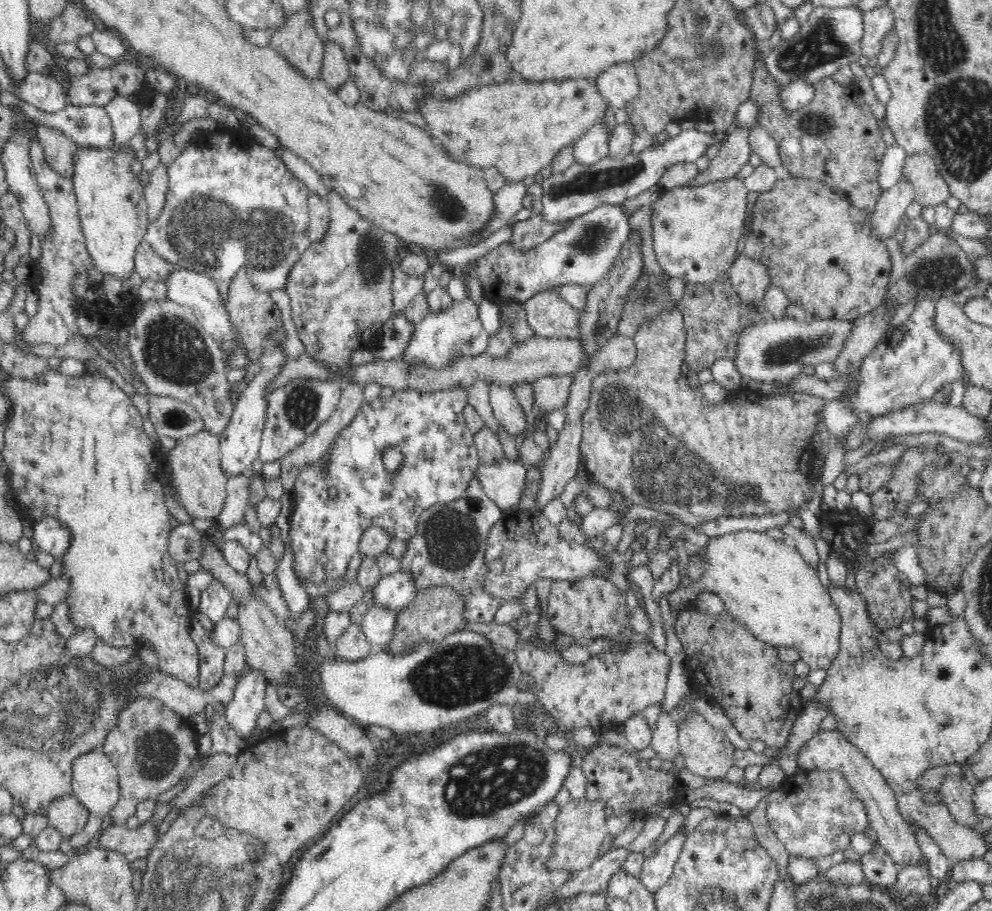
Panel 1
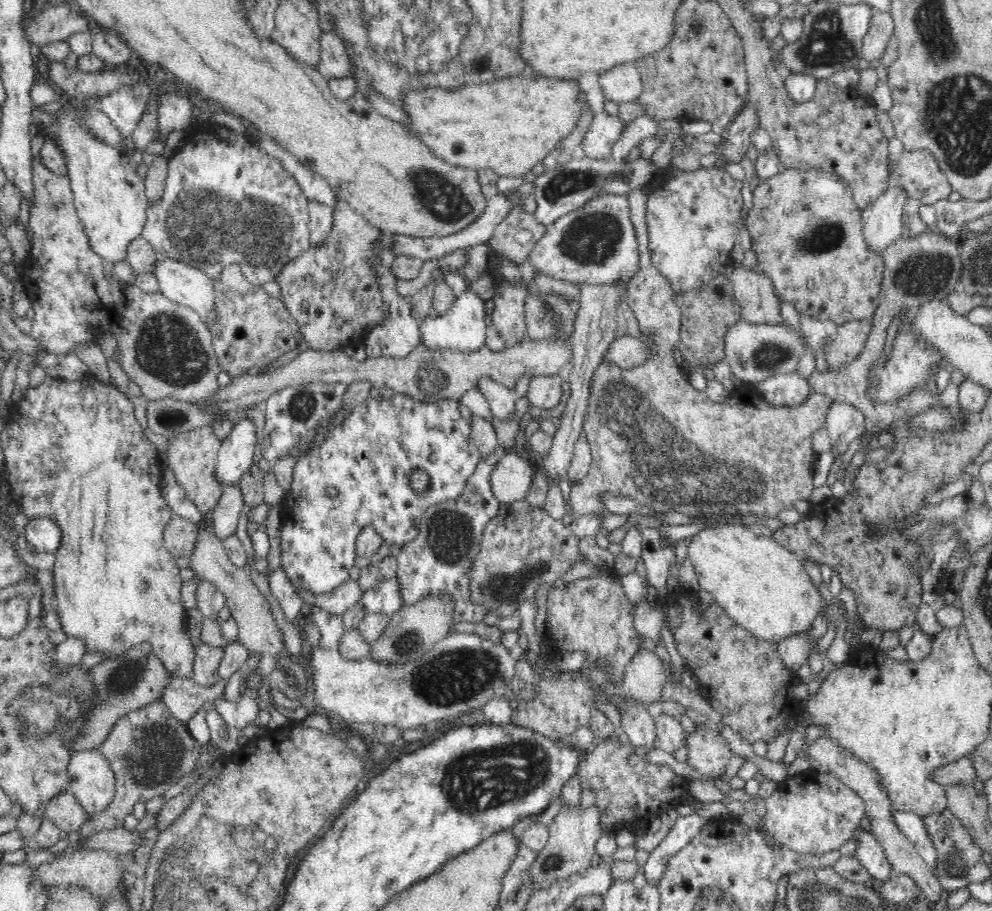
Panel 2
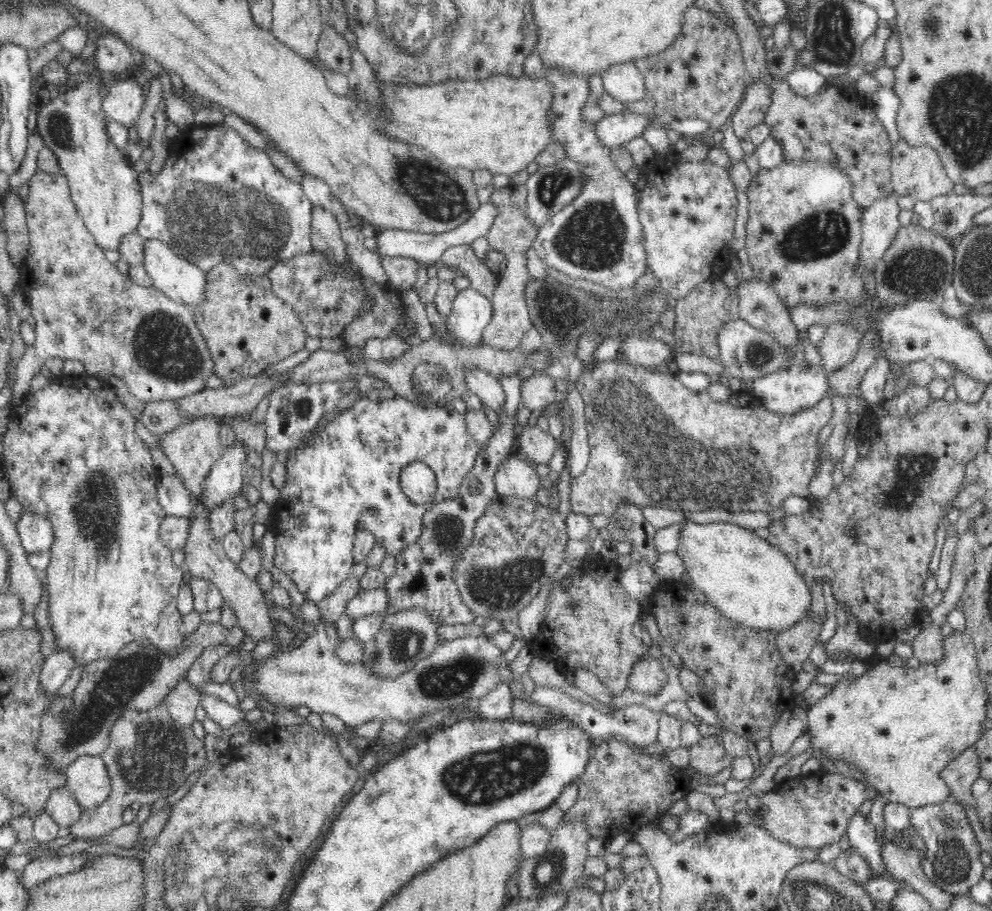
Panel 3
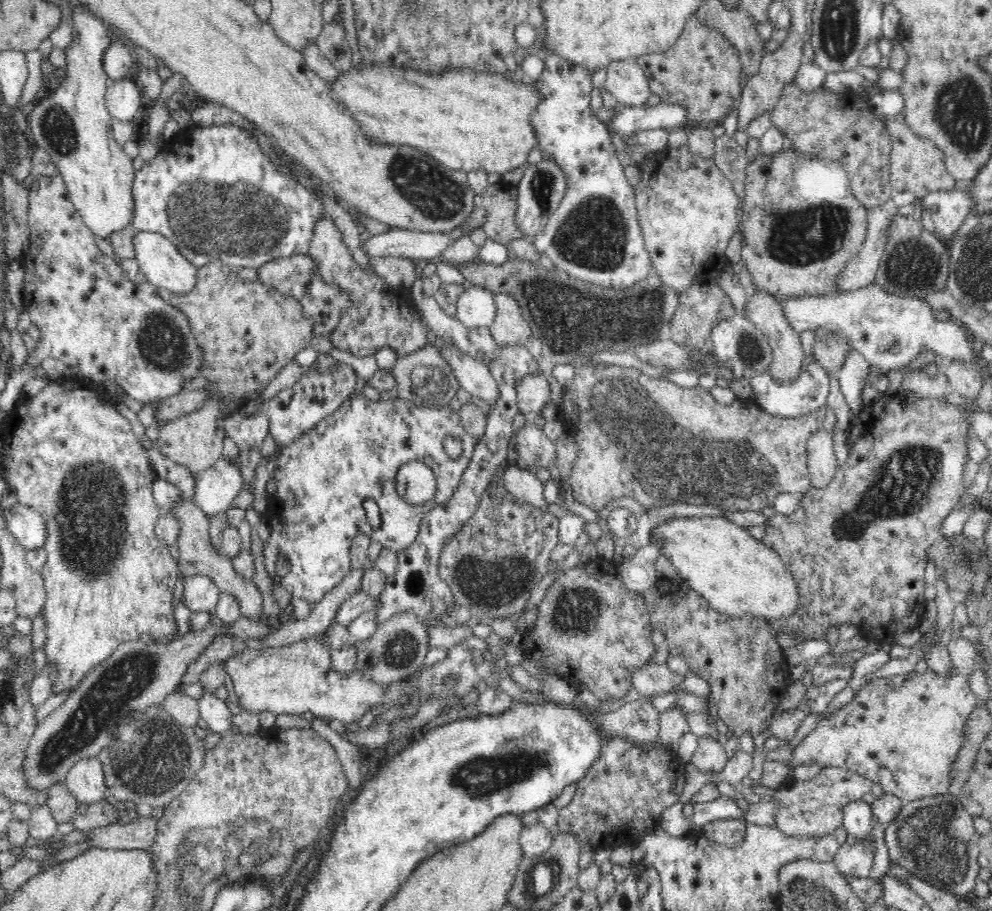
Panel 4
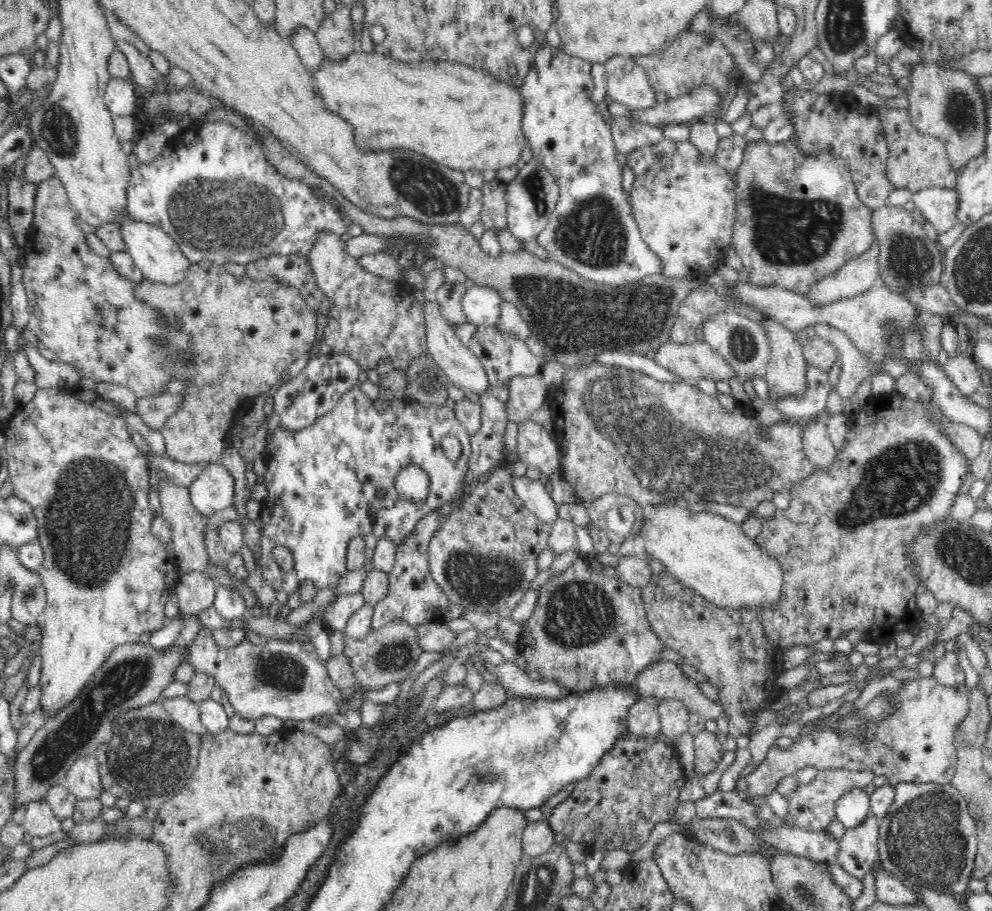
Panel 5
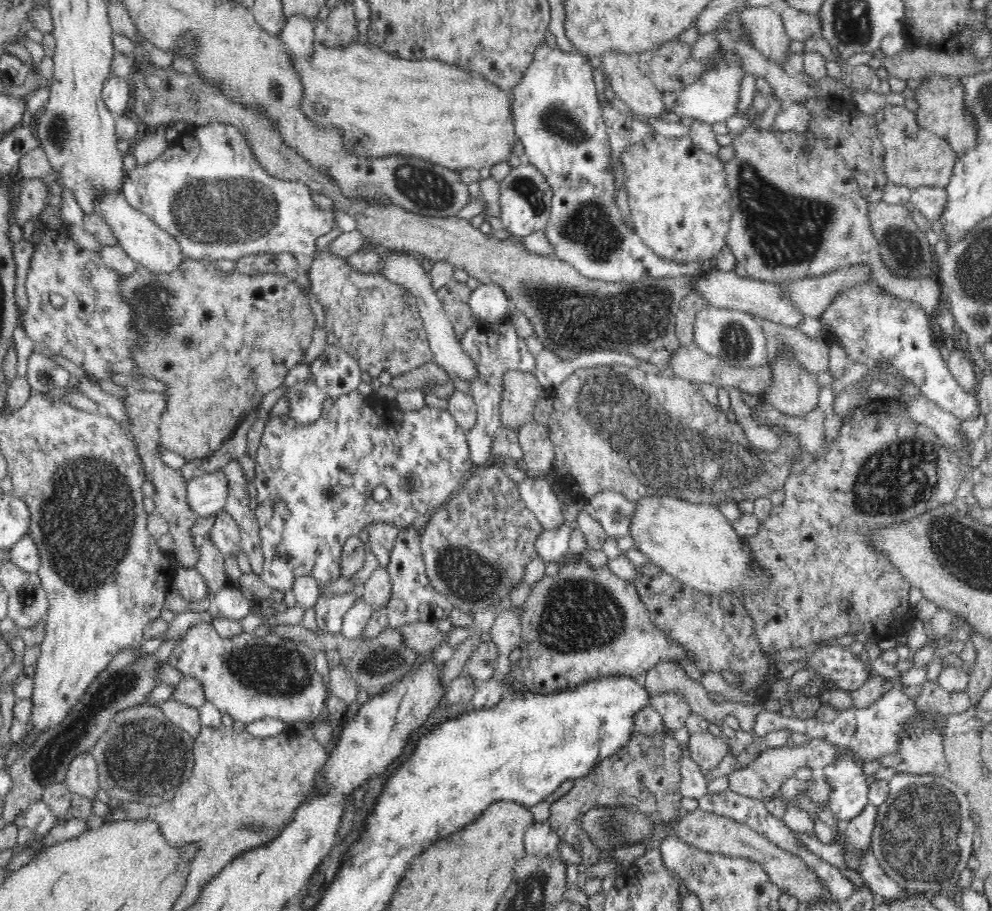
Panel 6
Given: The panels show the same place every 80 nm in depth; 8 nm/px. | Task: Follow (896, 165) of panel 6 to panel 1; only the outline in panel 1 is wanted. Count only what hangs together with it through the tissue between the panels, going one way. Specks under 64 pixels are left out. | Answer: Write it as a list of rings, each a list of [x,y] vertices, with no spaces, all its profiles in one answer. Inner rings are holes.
[[[928,153],[907,155],[902,177],[912,183],[915,201],[926,207],[945,203],[951,196],[940,169]]]

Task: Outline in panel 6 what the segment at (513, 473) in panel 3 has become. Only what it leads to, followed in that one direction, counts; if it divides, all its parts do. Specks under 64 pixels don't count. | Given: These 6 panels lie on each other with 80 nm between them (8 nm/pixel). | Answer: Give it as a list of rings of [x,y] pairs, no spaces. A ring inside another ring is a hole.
[[[539,475],[526,476],[517,484],[517,487],[521,499],[536,515],[543,529],[554,530],[566,524],[562,516],[562,505],[546,478]]]

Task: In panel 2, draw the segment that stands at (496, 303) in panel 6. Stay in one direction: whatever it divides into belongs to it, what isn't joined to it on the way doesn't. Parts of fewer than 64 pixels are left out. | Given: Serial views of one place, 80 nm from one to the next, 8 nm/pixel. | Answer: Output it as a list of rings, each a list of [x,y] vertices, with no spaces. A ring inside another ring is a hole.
[[[468,286],[461,295],[456,296],[452,308],[444,316],[432,315],[419,322],[421,340],[419,344],[430,350],[450,350],[472,352],[486,342],[486,305],[476,292]]]

